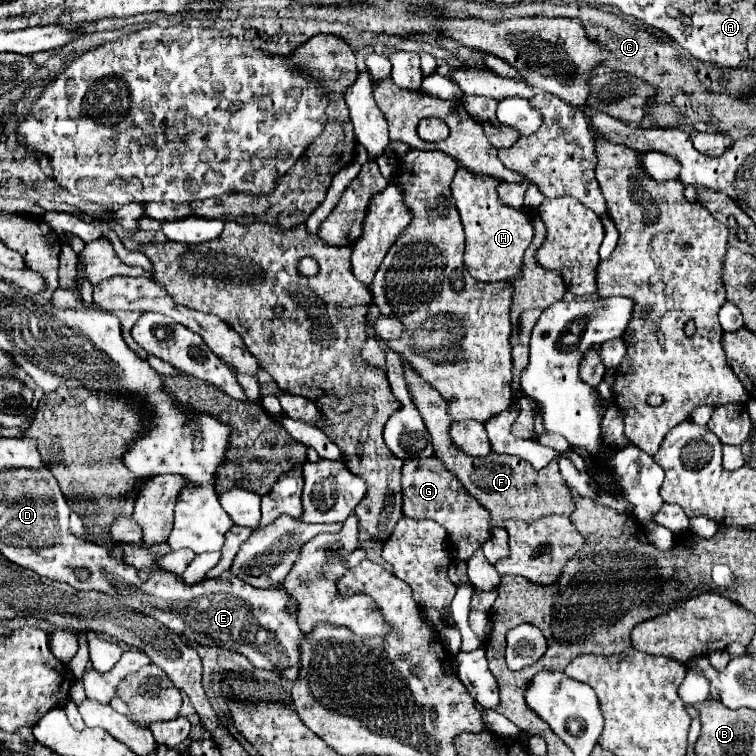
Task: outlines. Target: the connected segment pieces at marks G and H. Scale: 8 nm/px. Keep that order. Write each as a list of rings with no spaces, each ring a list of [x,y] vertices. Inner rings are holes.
[[[435,456],[423,460],[405,460],[403,464],[403,514],[413,520],[435,520],[445,526],[453,540],[453,556],[455,560],[469,560],[475,550],[479,550],[481,542],[489,538],[489,512],[481,508],[473,496],[465,492],[443,464]]]
[[[459,168],[451,182],[451,194],[455,198],[463,228],[465,228],[465,254],[463,264],[475,280],[497,282],[513,278],[521,272],[521,258],[531,244],[533,226],[529,222],[531,212],[525,208],[509,208],[497,198],[497,180],[491,176],[477,176]]]

